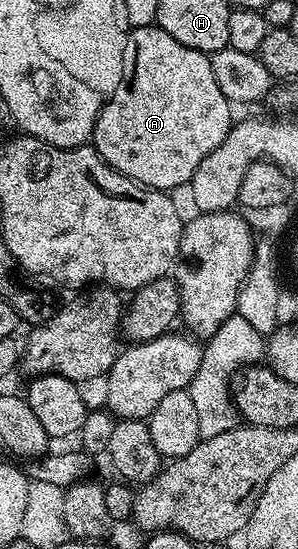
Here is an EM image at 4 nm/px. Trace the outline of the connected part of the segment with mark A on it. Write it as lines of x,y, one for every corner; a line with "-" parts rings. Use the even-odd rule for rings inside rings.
159,26
133,27
123,49
121,84
99,113
91,143
105,164
115,168
120,175
134,179
152,191
173,193
176,187
184,188
188,184
207,153
219,149
223,137
227,137
235,122
232,110
229,99
223,97
215,82
215,73
211,73
209,56
187,49
187,45
179,45
171,33

